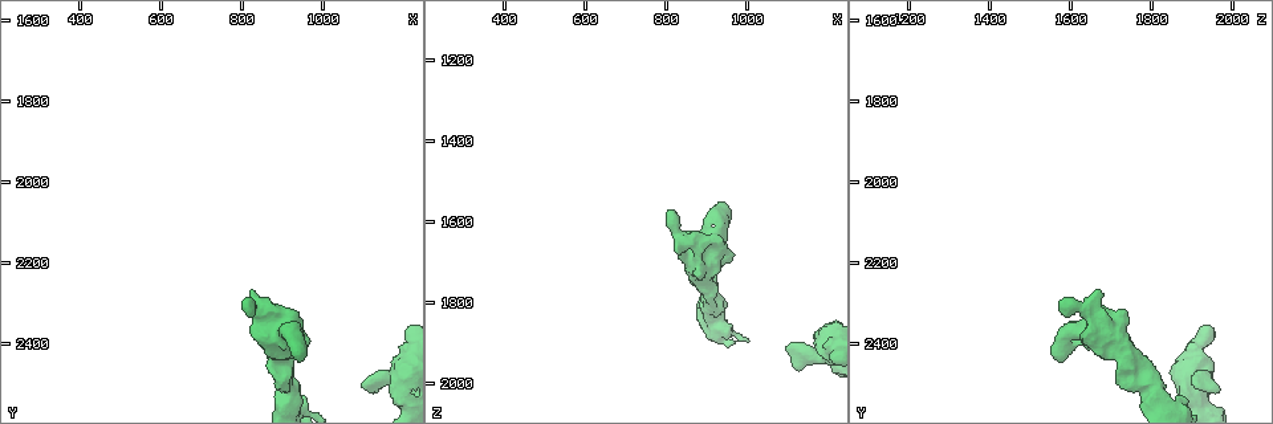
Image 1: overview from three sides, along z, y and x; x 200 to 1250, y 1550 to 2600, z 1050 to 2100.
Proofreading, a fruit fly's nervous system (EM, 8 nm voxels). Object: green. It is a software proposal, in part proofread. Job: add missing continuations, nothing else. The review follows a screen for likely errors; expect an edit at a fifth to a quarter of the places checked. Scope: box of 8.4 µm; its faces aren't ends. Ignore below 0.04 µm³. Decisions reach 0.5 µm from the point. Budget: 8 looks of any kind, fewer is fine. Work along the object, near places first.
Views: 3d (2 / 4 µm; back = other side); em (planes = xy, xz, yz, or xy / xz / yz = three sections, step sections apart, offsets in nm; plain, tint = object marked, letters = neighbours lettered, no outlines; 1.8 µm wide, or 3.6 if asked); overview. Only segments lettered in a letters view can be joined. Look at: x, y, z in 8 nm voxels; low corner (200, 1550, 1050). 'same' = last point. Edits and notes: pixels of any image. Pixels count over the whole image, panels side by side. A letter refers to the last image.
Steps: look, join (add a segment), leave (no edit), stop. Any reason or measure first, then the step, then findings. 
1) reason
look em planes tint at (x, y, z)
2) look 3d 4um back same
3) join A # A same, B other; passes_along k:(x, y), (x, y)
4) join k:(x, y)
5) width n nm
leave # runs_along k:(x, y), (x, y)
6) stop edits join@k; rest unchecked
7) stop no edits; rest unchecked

closes a loop
look em planes letters at (925, 2355, 1590)

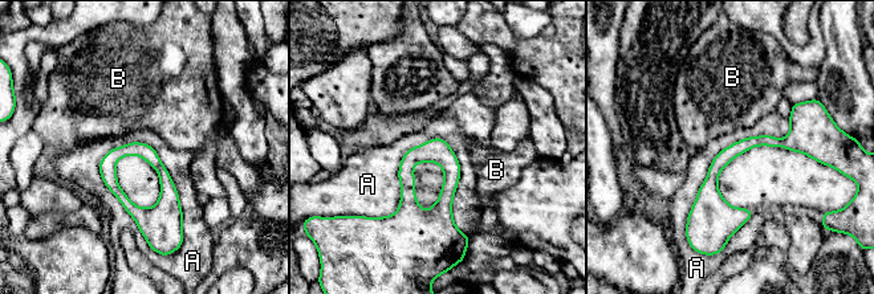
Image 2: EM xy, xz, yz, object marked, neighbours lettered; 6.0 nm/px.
leave # A other, B other; runs_along 2:(814, 142), (753, 141), (734, 150), (692, 215); no lettered segment goes on from it

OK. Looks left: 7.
arms part here
look em planes tint at (915, 2515, 1790)

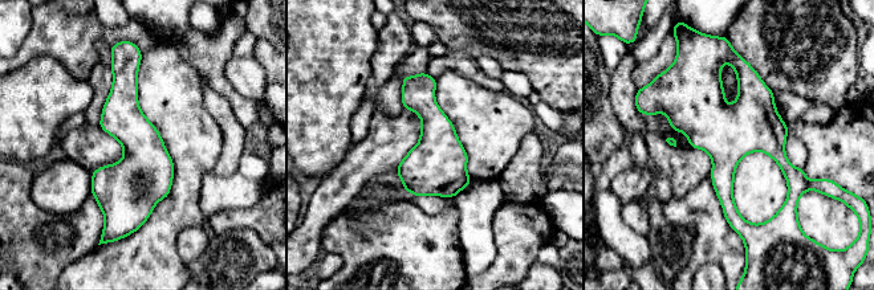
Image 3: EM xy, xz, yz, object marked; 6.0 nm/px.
look em planes letters same

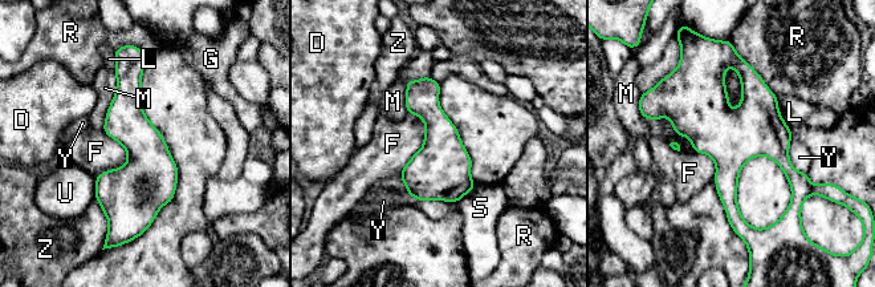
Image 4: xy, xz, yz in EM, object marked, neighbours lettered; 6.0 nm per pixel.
leave # D other, F other, G other, L other, M other, R other, S other, U other, Y other, Z other; border 4:(410, 112), (424, 141), (399, 176); none of them fits

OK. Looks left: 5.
branch stops here
look em yz step 8 tint at (1110, 2515, 1905)

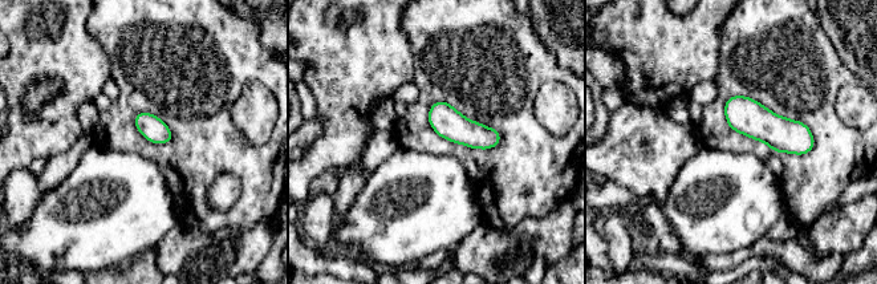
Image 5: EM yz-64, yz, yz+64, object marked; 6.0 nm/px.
look em planes letters same

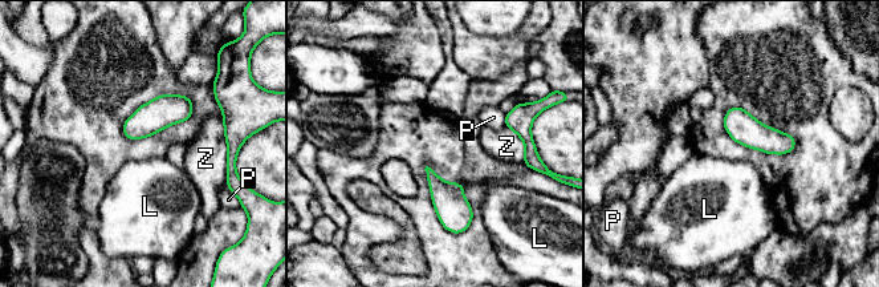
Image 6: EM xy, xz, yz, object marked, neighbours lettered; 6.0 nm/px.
leave # L other, P other, Z other; border 6:(222, 120), (227, 148), (227, 176); none of them fits

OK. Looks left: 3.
stop no edits; rest unchecked

